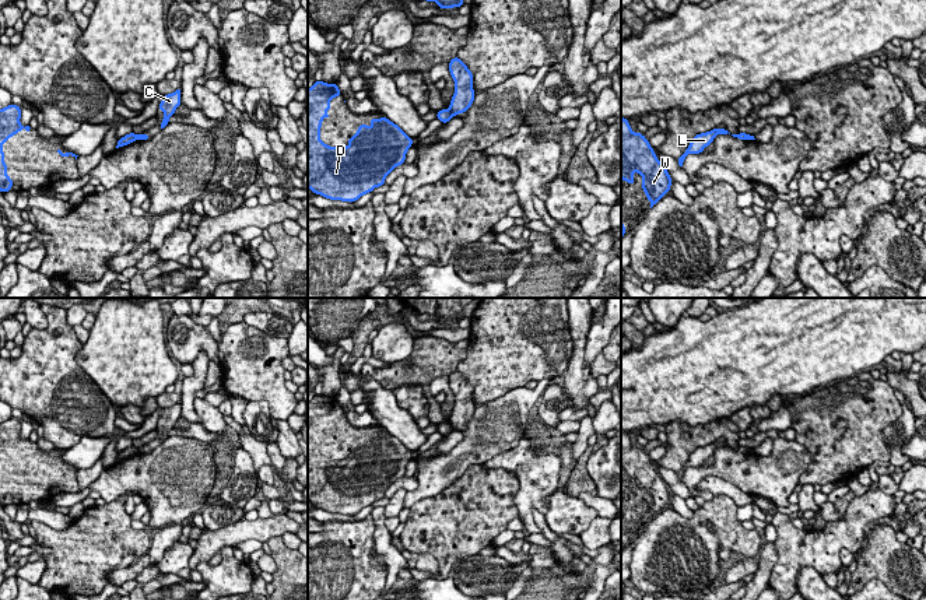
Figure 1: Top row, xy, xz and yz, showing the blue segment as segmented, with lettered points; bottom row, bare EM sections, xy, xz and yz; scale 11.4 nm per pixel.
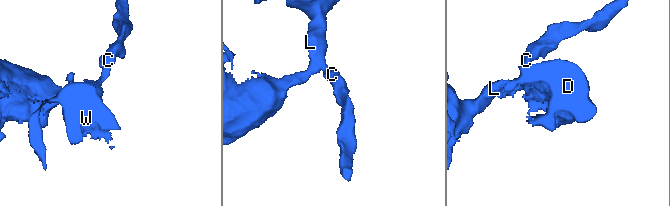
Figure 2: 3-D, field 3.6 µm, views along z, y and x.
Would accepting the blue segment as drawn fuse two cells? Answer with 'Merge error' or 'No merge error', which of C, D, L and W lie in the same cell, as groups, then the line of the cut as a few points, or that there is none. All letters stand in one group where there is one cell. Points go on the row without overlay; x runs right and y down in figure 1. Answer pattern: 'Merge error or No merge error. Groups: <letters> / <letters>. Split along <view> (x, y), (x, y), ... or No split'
Merge error. Groups: C L W / D. Split along xz (449, 421), (453, 428)

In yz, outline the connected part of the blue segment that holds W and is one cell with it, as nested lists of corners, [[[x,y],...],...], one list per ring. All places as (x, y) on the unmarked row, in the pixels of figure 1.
[[[621,431],[621,492],[635,498],[634,485],[643,491],[641,501],[650,522],[671,501],[671,491],[663,477],[657,473],[648,452],[641,446],[634,446],[625,431]]]

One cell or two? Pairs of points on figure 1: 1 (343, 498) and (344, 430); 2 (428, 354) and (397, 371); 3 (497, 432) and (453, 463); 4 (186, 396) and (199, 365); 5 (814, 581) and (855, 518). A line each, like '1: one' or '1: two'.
1: one
2: one
3: one
4: one
5: two

